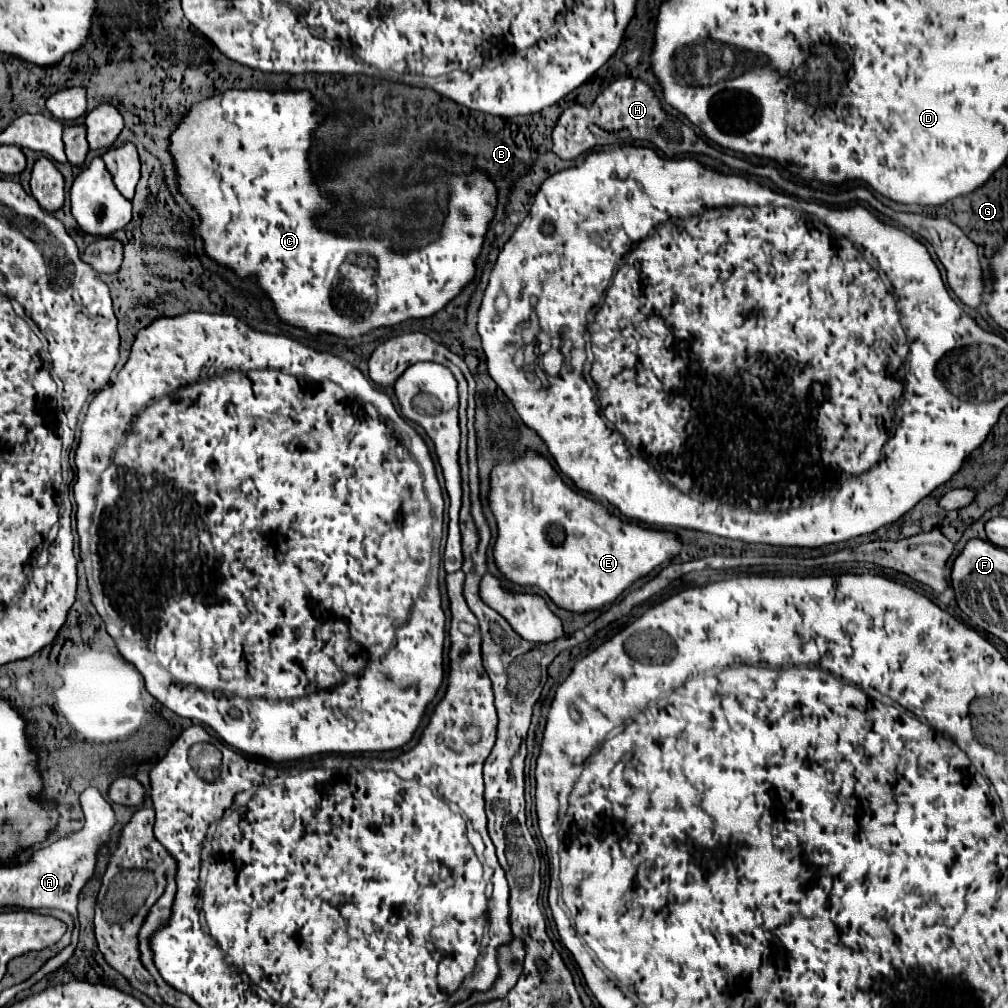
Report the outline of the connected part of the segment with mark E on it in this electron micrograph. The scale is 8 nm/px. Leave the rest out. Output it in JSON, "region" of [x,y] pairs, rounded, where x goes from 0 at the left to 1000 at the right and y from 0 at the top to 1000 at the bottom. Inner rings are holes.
{"region":[[[522,449],[510,459],[492,461],[488,467],[486,481],[486,503],[494,519],[490,555],[500,574],[536,584],[552,600],[563,606],[579,608],[607,598],[631,574],[645,568],[649,563],[667,555],[667,551],[675,547],[675,537],[669,529],[645,525],[635,521],[637,518],[617,515],[605,509],[603,505],[599,505],[597,499],[567,487],[548,465],[548,461],[544,457],[534,455],[532,451]]]}

